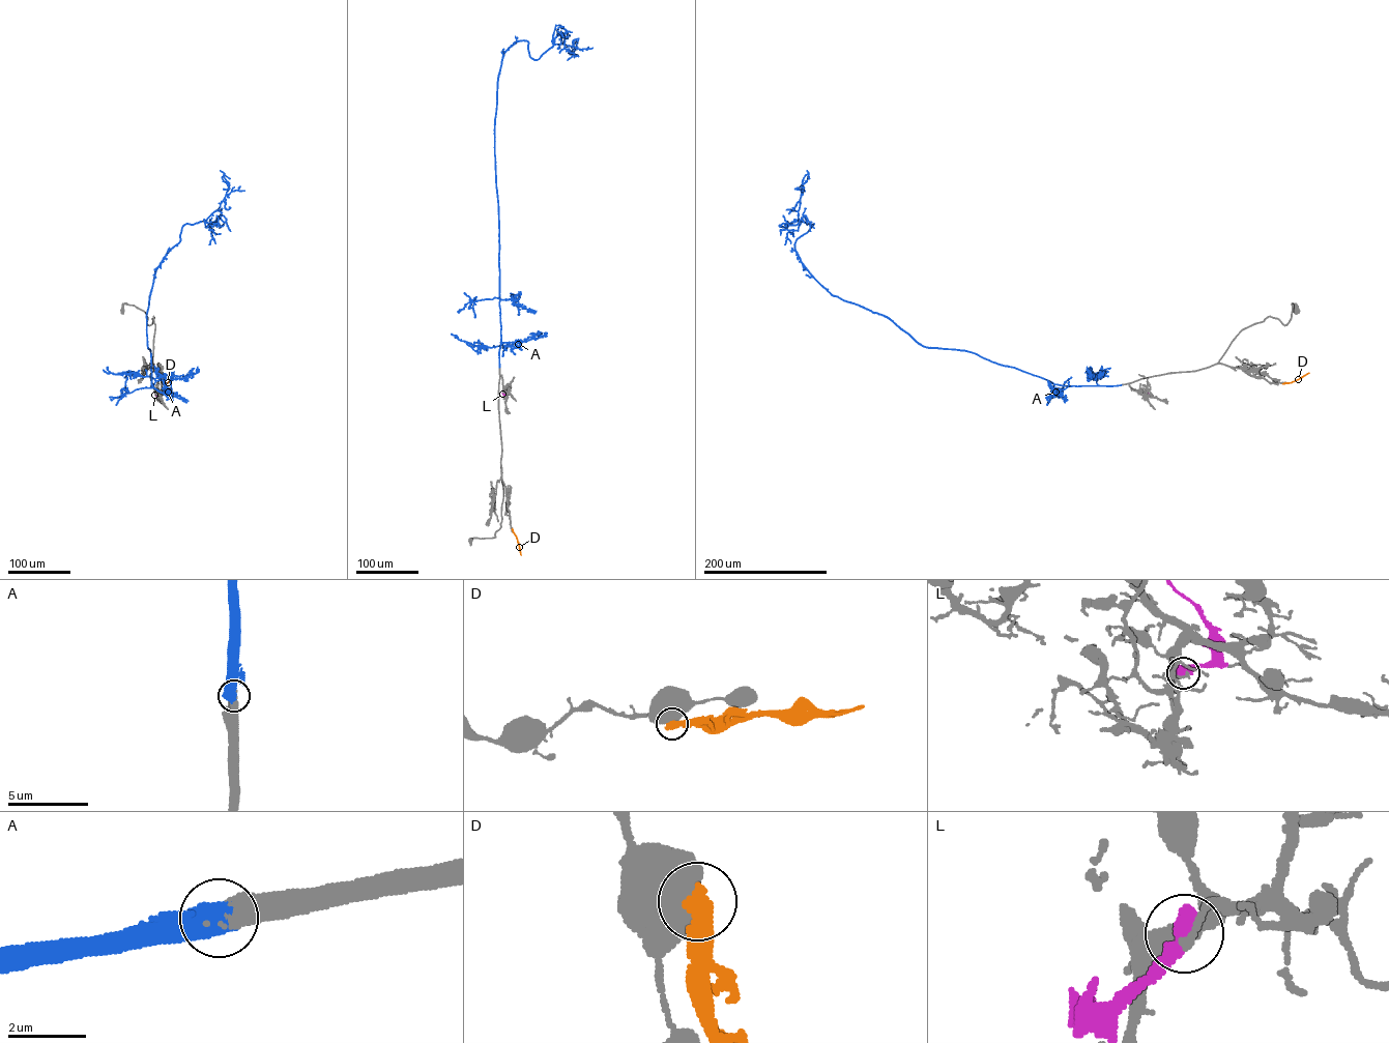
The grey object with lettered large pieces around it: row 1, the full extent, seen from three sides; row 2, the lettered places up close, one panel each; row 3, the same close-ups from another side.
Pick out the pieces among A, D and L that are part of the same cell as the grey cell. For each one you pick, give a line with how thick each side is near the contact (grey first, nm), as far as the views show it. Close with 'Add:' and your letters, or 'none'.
A: 400 nm thick on the grey side, 700 nm on the other
Add: A

